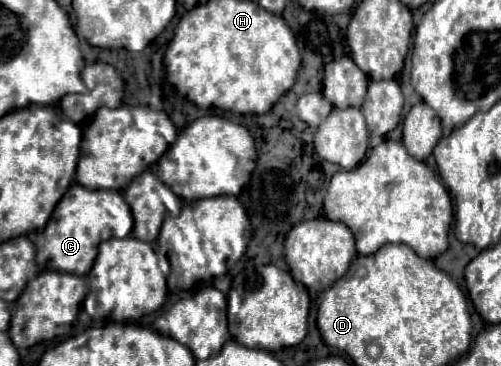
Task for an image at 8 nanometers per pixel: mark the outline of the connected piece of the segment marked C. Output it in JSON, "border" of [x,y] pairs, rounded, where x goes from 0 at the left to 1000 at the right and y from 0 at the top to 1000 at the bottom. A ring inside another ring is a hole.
{"border":[[[142,503],[110,563],[90,628],[64,634],[56,648],[70,667],[72,716],[80,732],[170,754],[186,727],[186,705],[194,705],[194,672],[210,650],[257,645],[261,623],[261,574],[238,525],[178,519],[162,503]]]}

